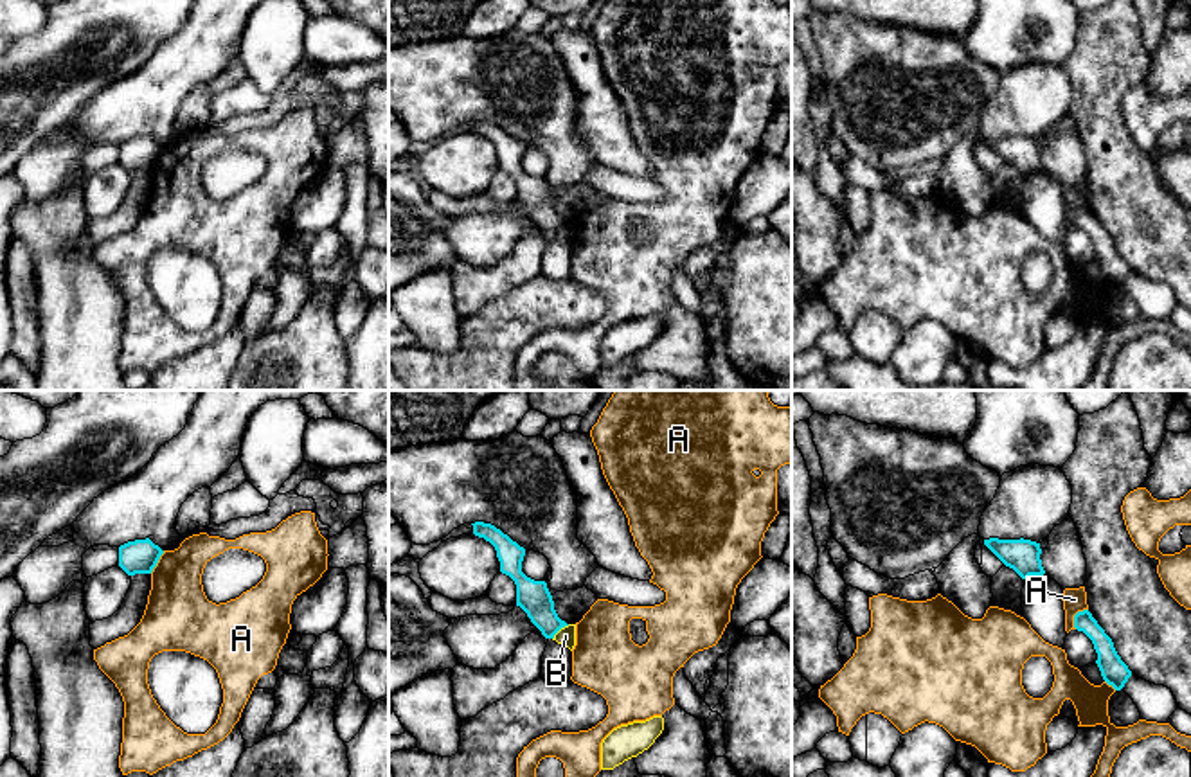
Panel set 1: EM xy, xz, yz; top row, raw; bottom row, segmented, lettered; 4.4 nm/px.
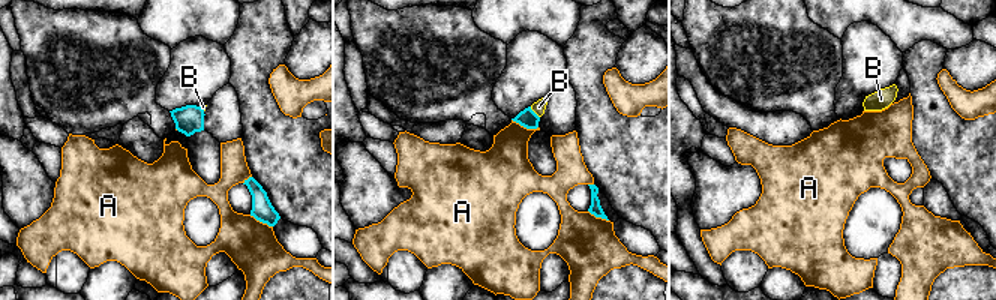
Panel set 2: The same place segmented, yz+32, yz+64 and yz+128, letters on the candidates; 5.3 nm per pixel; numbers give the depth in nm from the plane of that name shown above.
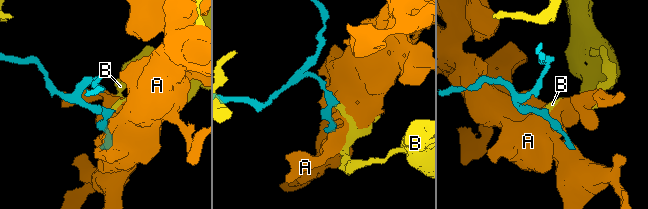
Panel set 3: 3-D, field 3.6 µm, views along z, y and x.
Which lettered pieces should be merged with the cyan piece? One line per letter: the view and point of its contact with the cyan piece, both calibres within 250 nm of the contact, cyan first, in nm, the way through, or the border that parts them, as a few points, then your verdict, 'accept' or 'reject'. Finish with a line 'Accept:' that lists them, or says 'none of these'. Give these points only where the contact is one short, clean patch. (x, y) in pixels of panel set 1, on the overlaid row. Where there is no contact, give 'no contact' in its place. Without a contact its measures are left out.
A: yz (1074, 616) | 100/110 nm | reject
B: xz (560, 628) | 150/80 nm | reject
Accept: none of these

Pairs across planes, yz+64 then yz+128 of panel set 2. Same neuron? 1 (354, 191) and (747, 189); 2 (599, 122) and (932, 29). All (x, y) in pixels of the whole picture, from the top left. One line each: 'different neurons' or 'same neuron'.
1: same neuron
2: different neurons

